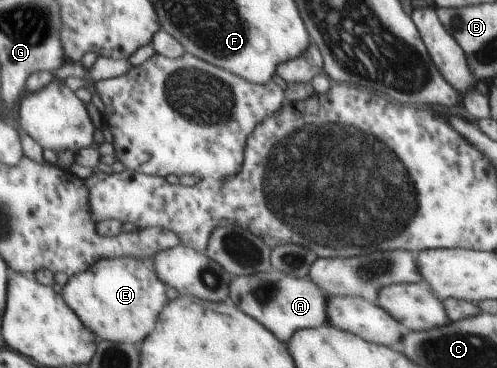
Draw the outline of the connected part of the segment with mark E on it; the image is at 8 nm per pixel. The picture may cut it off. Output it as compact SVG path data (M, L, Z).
M131 257L100 259L86 271L68 278L60 293L63 303L77 316L80 324L93 334L96 342L110 341L138 345L153 331L153 320L159 316L159 308L165 304L165 284L158 280L151 259L135 261Z

